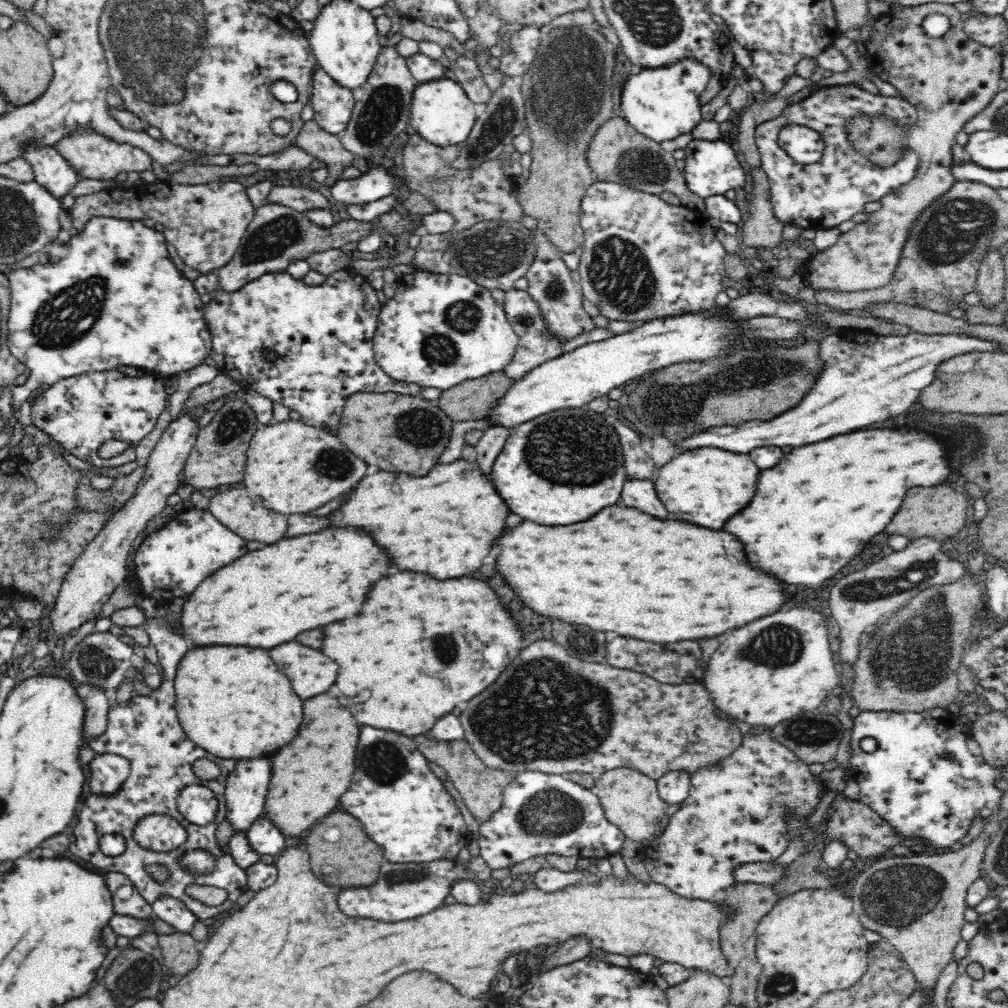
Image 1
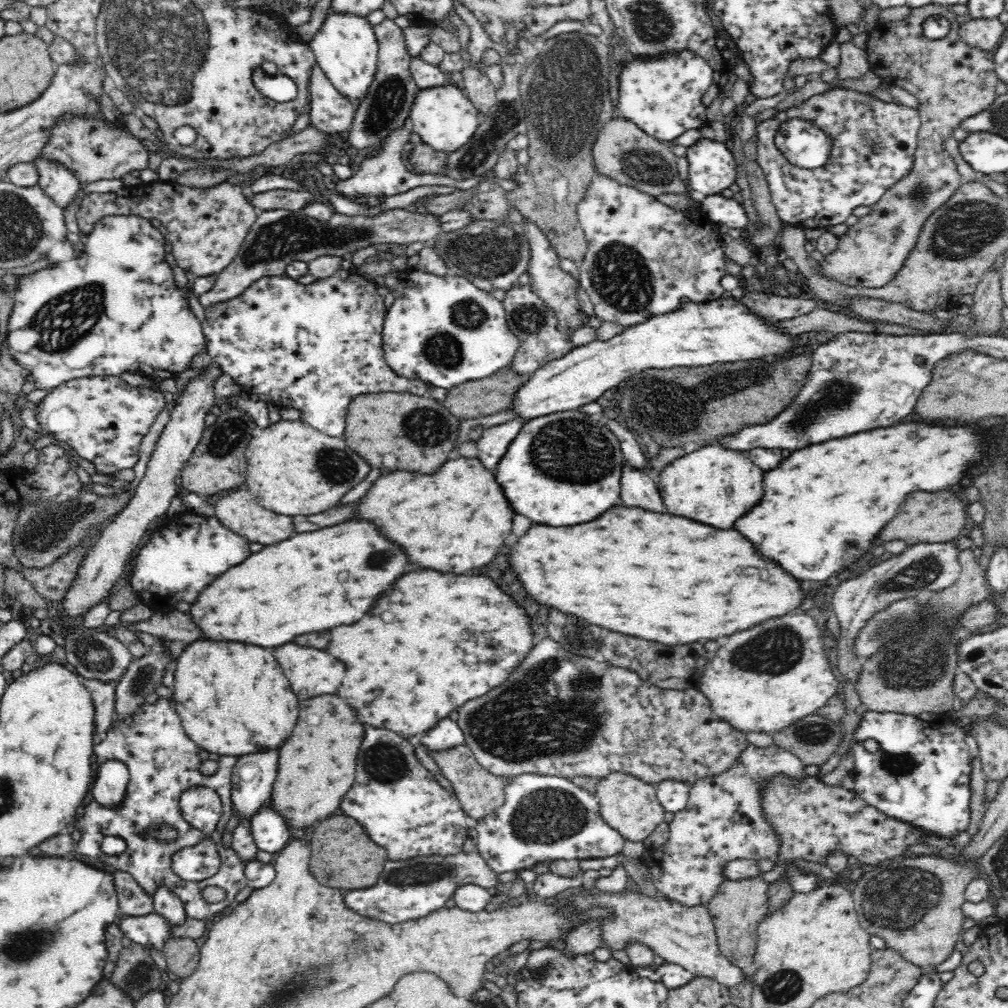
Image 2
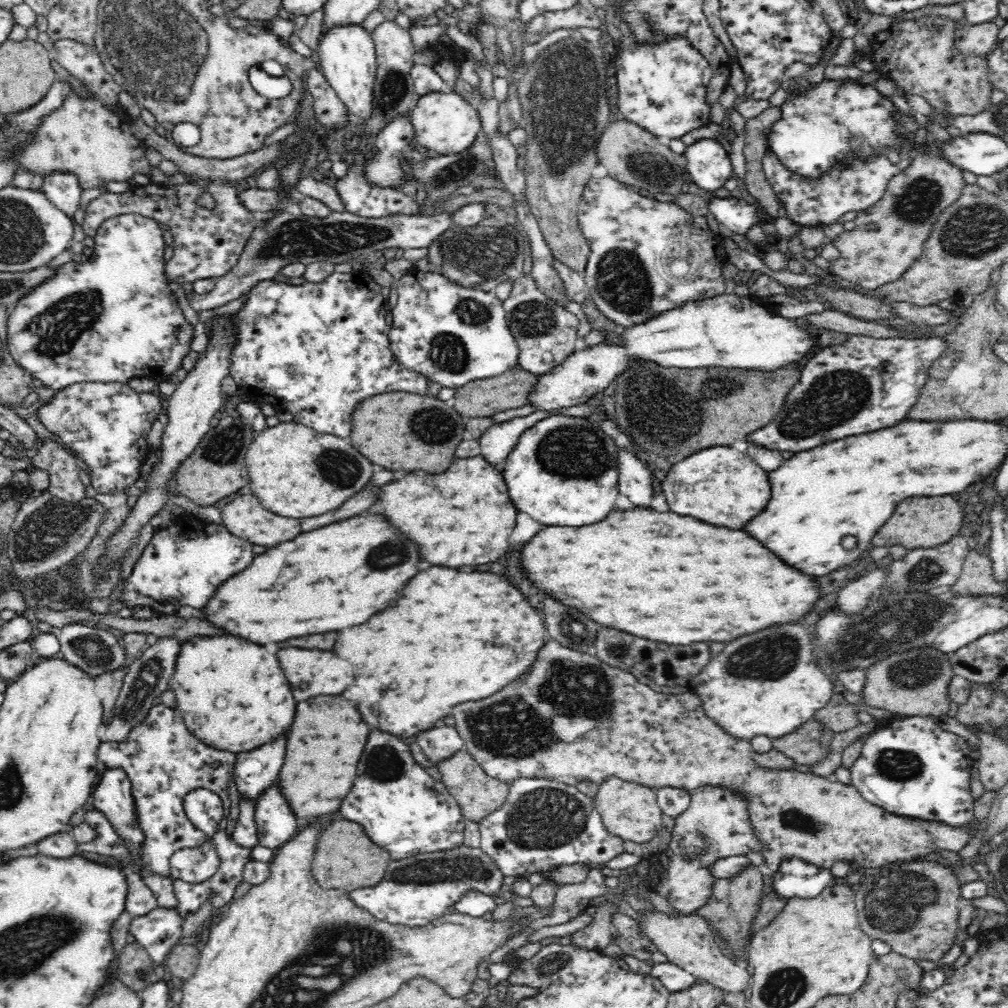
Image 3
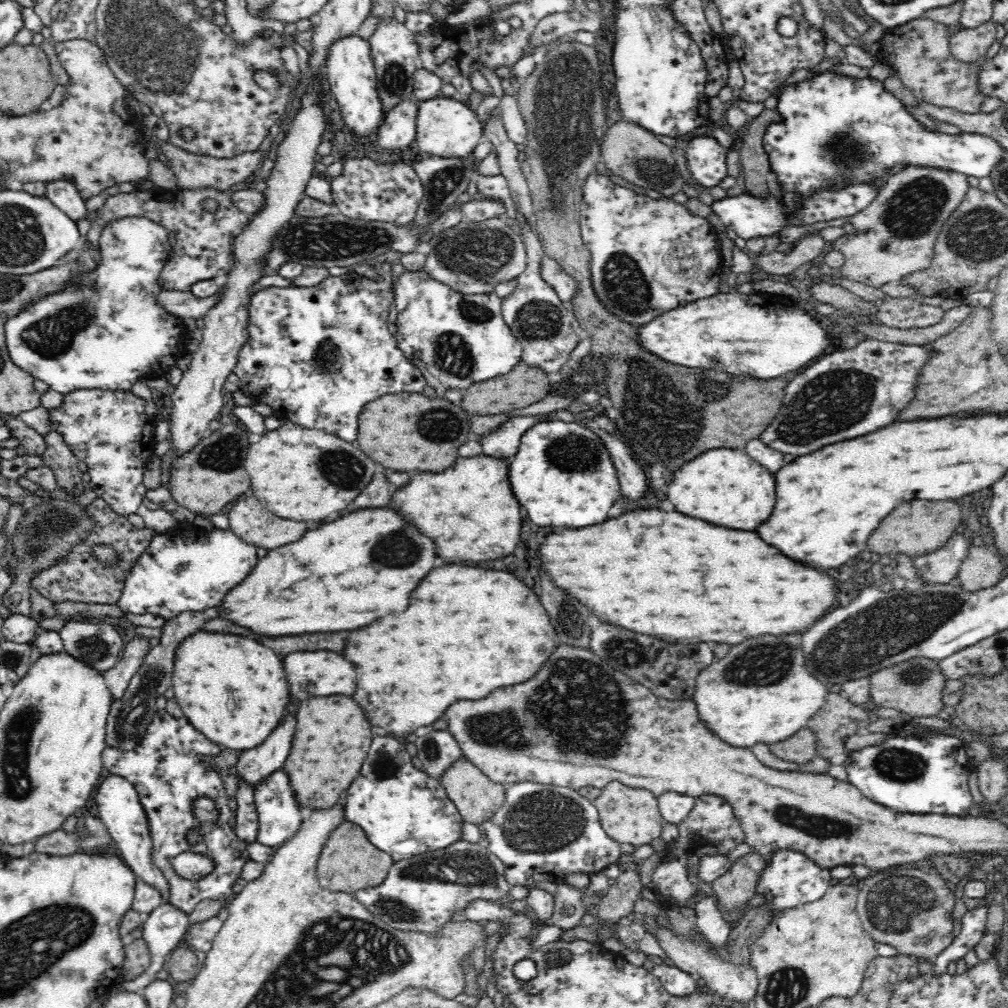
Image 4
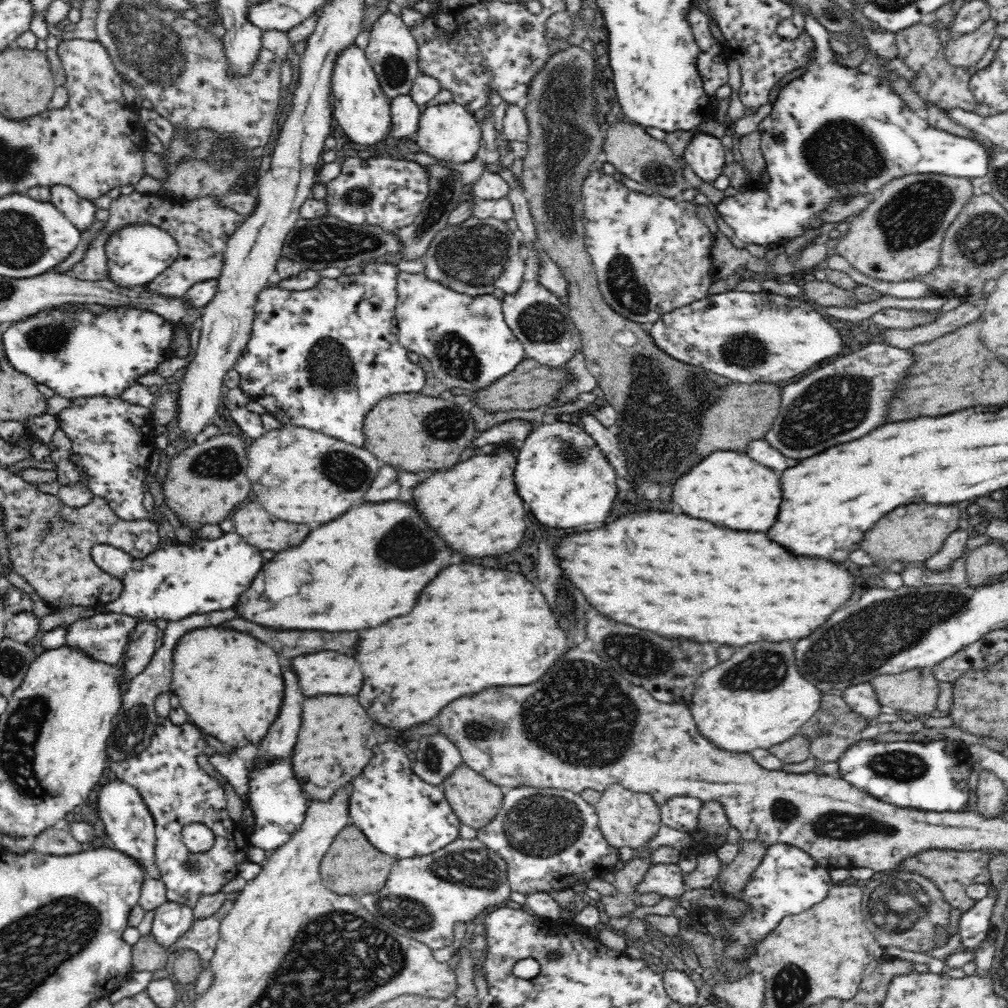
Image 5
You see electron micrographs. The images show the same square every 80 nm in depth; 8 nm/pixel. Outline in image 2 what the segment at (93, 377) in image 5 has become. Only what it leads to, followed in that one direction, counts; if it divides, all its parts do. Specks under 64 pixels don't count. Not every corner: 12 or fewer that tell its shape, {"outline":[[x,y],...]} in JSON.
{"outline":[[105,216],[24,275],[9,351],[36,389],[207,352],[151,220]]}

